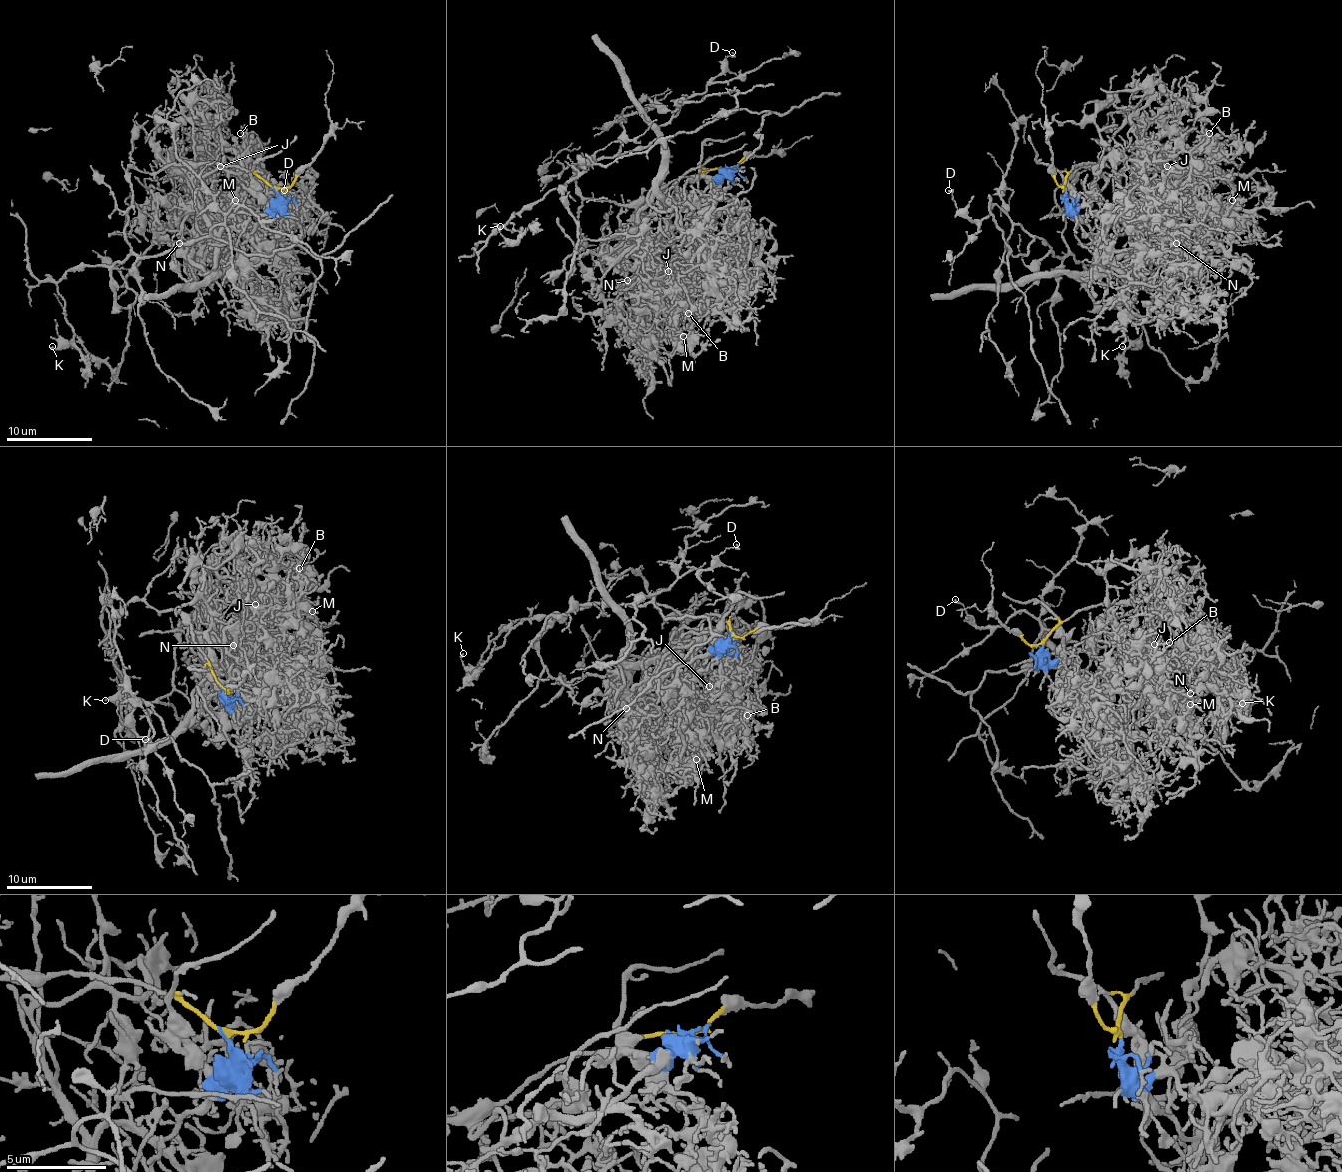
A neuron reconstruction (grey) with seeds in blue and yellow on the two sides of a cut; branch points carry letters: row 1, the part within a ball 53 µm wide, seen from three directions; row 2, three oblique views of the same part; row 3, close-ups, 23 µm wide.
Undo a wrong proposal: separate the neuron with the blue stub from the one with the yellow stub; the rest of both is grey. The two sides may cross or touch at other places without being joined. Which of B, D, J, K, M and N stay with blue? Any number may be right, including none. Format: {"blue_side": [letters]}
{"blue_side": ["B", "J", "M", "N"]}

